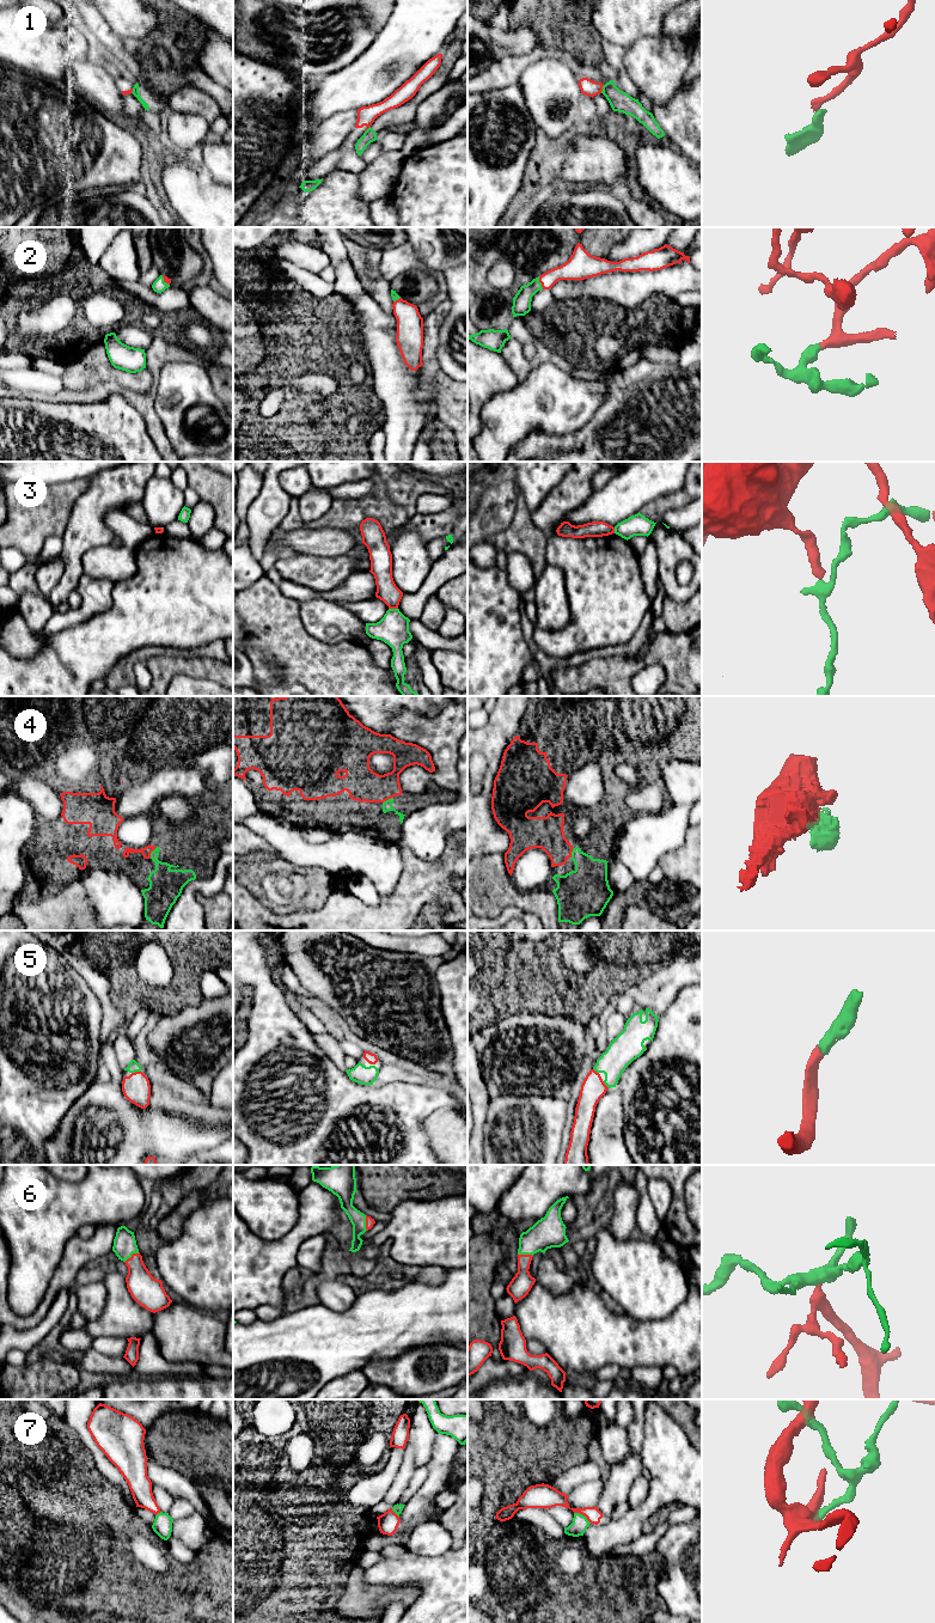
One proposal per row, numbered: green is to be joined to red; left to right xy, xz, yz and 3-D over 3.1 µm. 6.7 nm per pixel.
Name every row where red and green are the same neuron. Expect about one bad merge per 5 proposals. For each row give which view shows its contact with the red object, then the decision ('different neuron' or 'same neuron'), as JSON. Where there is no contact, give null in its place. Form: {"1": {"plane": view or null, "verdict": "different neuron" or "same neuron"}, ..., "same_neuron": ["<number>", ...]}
{"1": {"plane": "yz", "verdict": "different neuron"}, "2": {"plane": "yz", "verdict": "same neuron"}, "3": {"plane": "xz", "verdict": "different neuron"}, "4": {"plane": "xy", "verdict": "same neuron"}, "5": {"plane": "xy", "verdict": "same neuron"}, "6": {"plane": "xy", "verdict": "same neuron"}, "7": {"plane": "yz", "verdict": "different neuron"}, "same_neuron": ["2", "4", "5", "6"]}

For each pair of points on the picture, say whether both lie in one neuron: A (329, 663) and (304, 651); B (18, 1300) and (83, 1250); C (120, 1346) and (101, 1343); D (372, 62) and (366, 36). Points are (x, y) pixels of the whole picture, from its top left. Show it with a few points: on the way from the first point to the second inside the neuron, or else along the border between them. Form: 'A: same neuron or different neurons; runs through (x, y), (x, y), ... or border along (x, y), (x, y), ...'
A: same neuron; runs through (323, 663), (316, 663), (310, 657)
B: different neurons; border along (65, 1246), (43, 1299)
C: same neuron; runs through (115, 1346), (105, 1344)
D: different neurons; border along (378, 31), (374, 40), (348, 65)

